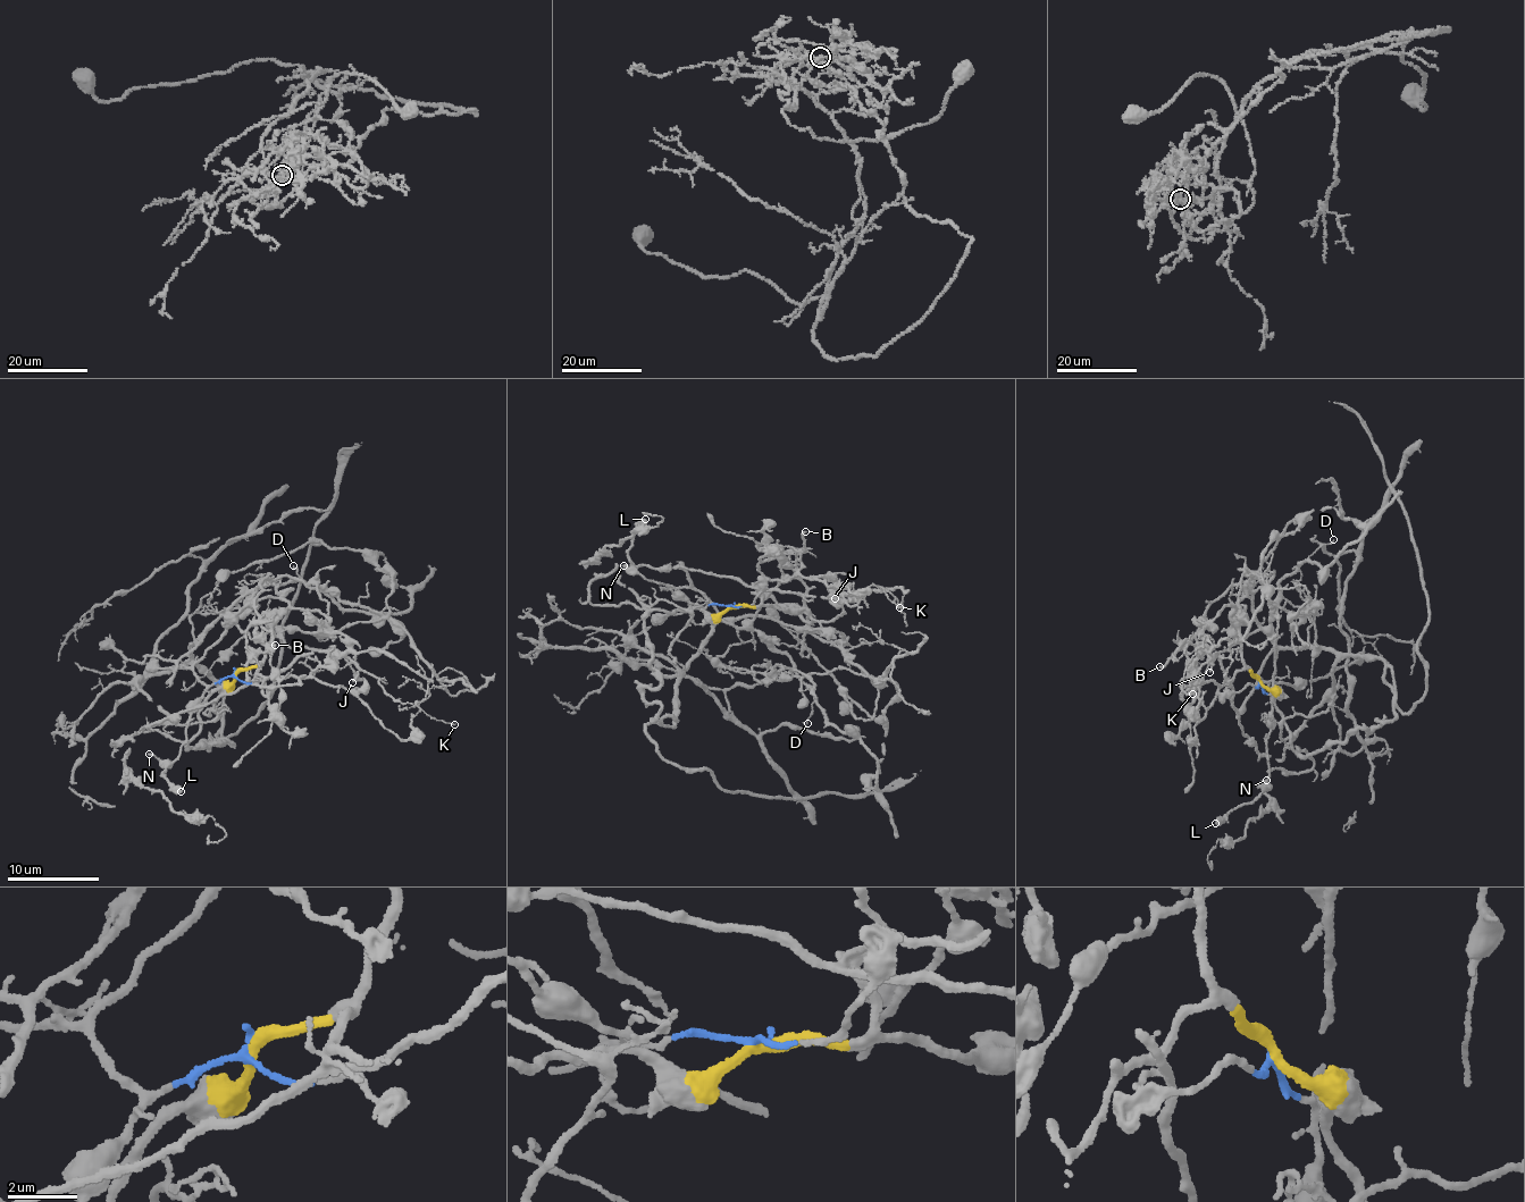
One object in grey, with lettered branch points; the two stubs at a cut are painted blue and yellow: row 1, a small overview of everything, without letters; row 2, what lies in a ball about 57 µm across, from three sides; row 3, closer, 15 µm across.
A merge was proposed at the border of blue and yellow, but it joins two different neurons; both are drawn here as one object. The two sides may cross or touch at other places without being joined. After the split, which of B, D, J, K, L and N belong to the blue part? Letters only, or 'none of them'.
D, L, N

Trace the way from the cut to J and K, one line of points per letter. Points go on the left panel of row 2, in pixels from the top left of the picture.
J: (235, 672), (259, 665), (257, 670), (264, 677), (306, 675), (345, 656), (358, 666), (353, 682)
K: (235, 672), (259, 665), (261, 674), (295, 678), (345, 656), (373, 673), (397, 702), (455, 724)

